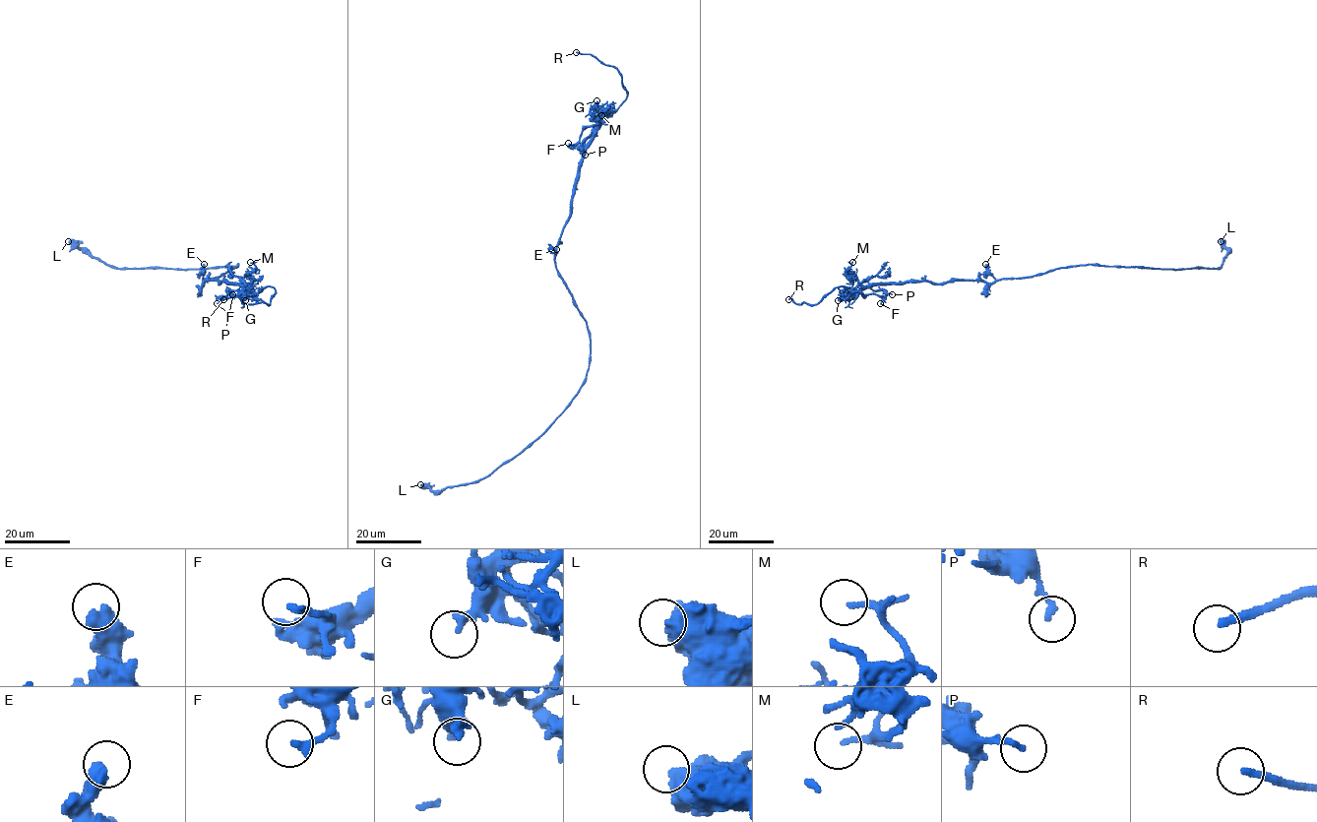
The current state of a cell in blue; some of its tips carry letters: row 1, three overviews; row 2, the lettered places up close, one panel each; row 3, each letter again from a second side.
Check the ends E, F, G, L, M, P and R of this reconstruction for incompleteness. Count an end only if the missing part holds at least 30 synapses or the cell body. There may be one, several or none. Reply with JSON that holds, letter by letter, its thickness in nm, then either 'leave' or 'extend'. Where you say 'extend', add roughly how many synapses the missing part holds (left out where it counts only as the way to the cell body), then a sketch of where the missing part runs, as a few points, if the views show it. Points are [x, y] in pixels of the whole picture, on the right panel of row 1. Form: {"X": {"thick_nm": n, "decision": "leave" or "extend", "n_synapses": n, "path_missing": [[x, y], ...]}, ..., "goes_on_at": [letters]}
{"E": {"thick_nm": 480, "decision": "leave"}, "F": {"thick_nm": 220, "decision": "leave"}, "G": {"thick_nm": 280, "decision": "leave"}, "L": {"thick_nm": 650, "decision": "leave"}, "M": {"thick_nm": 120, "decision": "leave"}, "P": {"thick_nm": 170, "decision": "leave"}, "R": {"thick_nm": 240, "decision": "extend", "path_missing": [[788, 299], [785, 303], [779, 284], [770, 277]]}, "goes_on_at": ["R"]}

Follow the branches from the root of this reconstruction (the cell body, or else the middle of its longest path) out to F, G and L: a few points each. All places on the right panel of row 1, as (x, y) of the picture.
F: (1028, 277), (1005, 278), (991, 283), (878, 283), (869, 286), (886, 294), (880, 303)
G: (1028, 277), (1005, 278), (991, 283), (878, 283), (838, 300)
L: (1028, 277), (1061, 267), (1087, 265), (1220, 268), (1227, 255), (1227, 248), (1221, 241)

